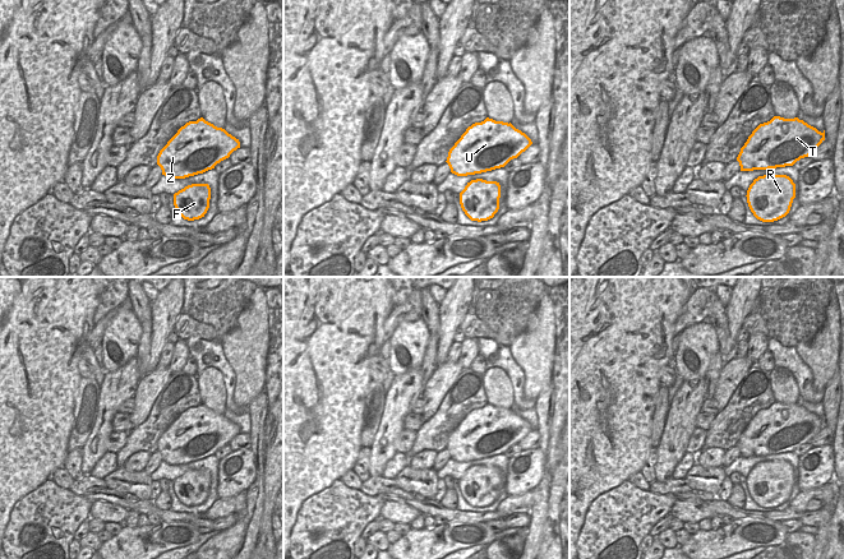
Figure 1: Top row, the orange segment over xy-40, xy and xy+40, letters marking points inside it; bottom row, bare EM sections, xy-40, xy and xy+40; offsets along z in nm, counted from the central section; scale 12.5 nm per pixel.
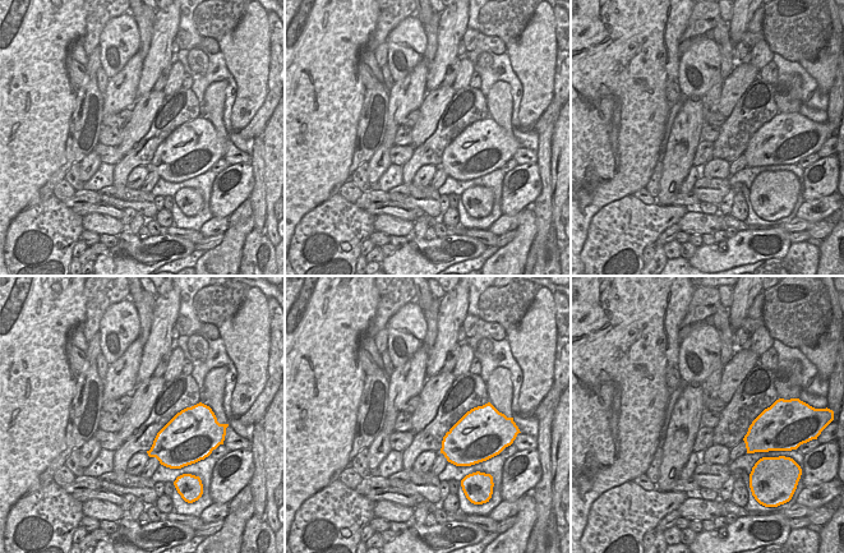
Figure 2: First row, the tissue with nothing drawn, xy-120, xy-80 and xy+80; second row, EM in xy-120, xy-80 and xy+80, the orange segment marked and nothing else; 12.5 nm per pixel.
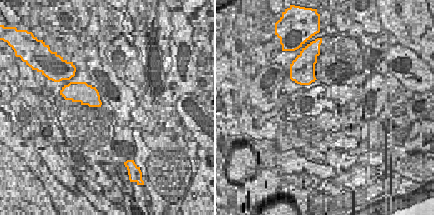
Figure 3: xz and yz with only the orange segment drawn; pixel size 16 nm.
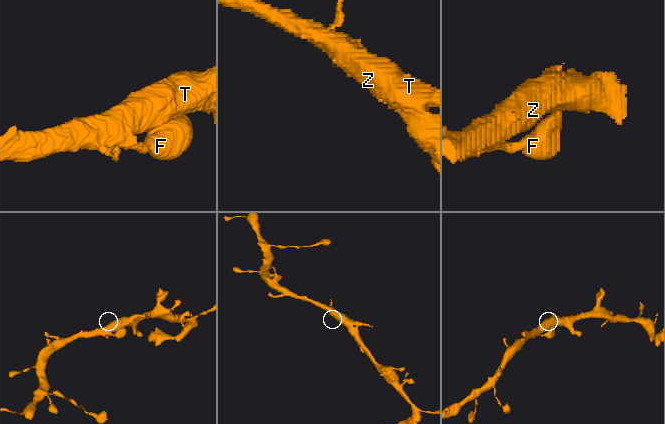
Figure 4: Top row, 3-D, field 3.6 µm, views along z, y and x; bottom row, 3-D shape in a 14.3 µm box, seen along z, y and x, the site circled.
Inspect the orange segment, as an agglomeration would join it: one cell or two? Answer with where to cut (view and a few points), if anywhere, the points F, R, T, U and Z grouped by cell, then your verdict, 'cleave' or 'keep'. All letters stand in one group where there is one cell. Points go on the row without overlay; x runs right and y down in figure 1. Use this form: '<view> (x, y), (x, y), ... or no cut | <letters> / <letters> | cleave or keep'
no cut | F R T U Z | keep

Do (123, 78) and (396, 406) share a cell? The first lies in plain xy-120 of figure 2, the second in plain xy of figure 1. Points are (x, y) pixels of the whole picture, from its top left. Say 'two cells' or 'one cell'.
one cell

